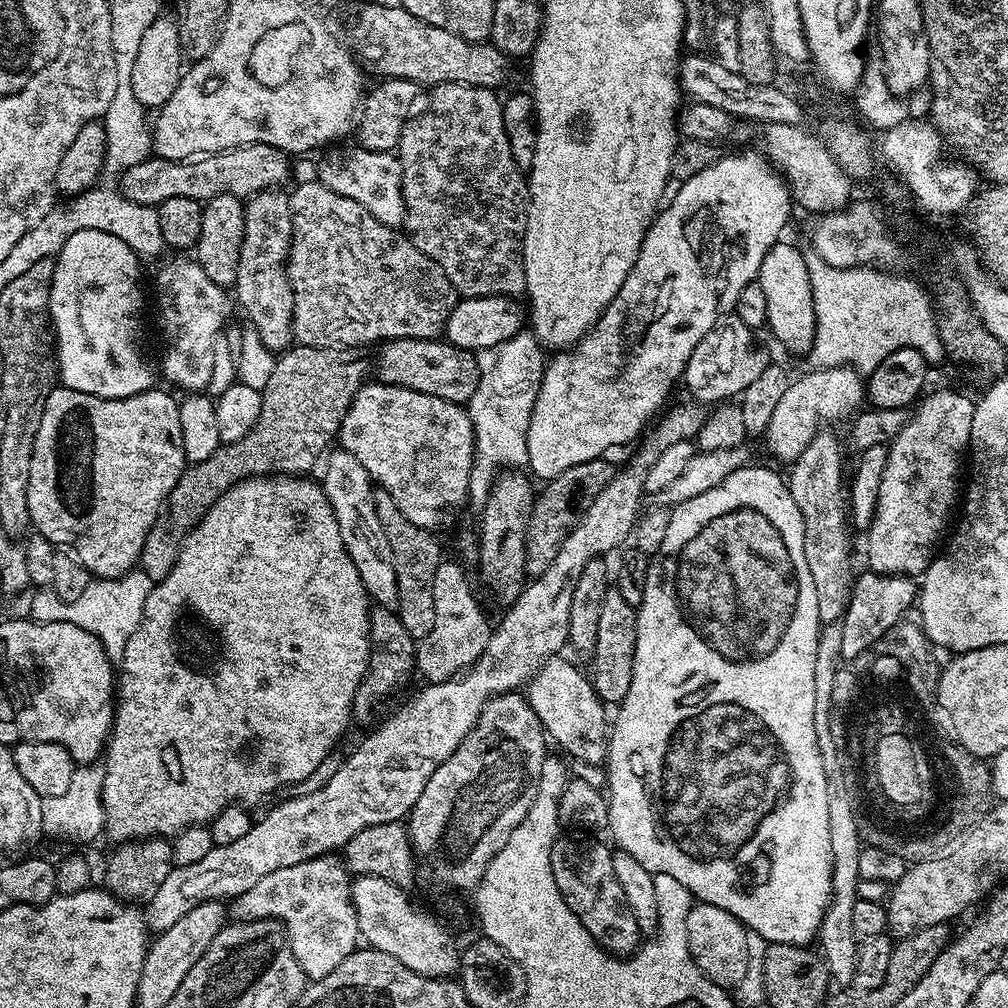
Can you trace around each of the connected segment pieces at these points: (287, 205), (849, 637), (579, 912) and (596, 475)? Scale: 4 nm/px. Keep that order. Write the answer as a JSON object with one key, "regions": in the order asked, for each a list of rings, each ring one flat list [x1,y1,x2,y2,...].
{"regions":[[[269,190,247,197,234,300,244,307,244,312,248,315,247,323,256,327,258,338,262,338,265,346,277,354,283,353,293,343,292,287,286,267,291,245,292,201,289,193,284,190]],[[864,570,860,577,855,577,851,585,851,596,839,624,842,628,841,654,845,661,852,661,868,648,877,647,880,639,899,622,900,616,908,612,908,607,918,600,918,584,911,576,897,576,883,572]],[[564,834,552,843,550,870,554,870,554,882,558,882,566,906,574,910,578,922,586,926,596,945,612,956,627,958,640,947,642,933,614,875,613,849,600,840,583,840,580,837,583,835,572,835,576,836]],[[601,458,582,462,578,466,570,466,562,474,558,474,552,480,539,489,532,505,530,522,526,530,526,564,524,571,529,577,535,578,550,570,550,562,562,550,562,542,566,542,568,535,574,530,574,526,580,521,580,511,592,505,592,499,597,496,606,482,614,475,614,468,607,464,607,459]]]}

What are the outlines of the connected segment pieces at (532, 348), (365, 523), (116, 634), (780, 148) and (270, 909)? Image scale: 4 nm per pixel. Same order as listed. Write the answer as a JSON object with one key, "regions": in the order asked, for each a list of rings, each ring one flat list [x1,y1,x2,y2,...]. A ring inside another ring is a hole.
{"regions":[[[521,330,514,338,498,342,498,346,475,353,475,358,478,390,474,390,466,405,472,433,476,436,468,500,480,510,492,488,492,481,501,470,520,470,527,465,526,434,530,430,530,414,534,410,540,379,544,376,546,352,531,331]],[[336,448,327,457,324,474,320,477,320,485,327,496,327,500,334,510,335,521,338,522,339,534,350,554,351,561,358,569,364,589,369,599,379,607,393,609,397,602,397,575,394,571,393,555,390,542,382,522,378,519,377,508,374,506,374,484,369,472,358,458,354,458,348,451]],[[139,570,127,572,116,580,89,579,86,591,74,602,60,600,51,586,41,587,31,593,32,601,28,604,27,615,37,624,50,622,70,622,74,626,82,626,90,634,98,638,98,642,106,650,108,659,116,662,124,655,126,642,138,630,138,622,142,622,142,610,146,606,146,598,150,598,153,580]],[[765,123,761,127,765,159,784,176,793,201,799,207,801,205,811,214,835,212,849,203,851,181,819,135,806,129,803,125]],[[332,854,274,870,274,874,266,874,262,882,250,886,246,894,235,897,231,904,230,912,236,920,280,921,288,934,294,958,298,958,298,966,302,966,305,977,312,982,326,978,330,970,342,966,344,959,356,951,361,939,352,905,350,873,343,859]]]}

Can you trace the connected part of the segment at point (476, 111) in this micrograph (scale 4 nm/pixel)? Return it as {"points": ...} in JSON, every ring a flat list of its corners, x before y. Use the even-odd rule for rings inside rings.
{"points":[[446,82,433,84,428,96,428,105,424,113,413,115,404,125,398,145,398,159,402,166,402,198,404,199,403,227,412,244,422,250,422,254,430,257,436,265,450,278,461,297,469,296,511,296,520,298,524,291,524,227,528,221,528,182,525,173,514,162,514,154,510,154,510,138,506,138,506,126,502,122,504,105,501,97,493,89,463,84,462,82]]}

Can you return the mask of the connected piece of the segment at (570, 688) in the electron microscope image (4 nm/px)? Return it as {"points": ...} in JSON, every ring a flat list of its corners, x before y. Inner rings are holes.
{"points":[[553,658,541,666,537,675,526,685,528,704,538,714,547,739,561,748,561,753,569,752,576,760,584,764,605,763,608,754,610,735,609,717,604,717,605,705,592,689,591,679,584,676,568,660]]}

